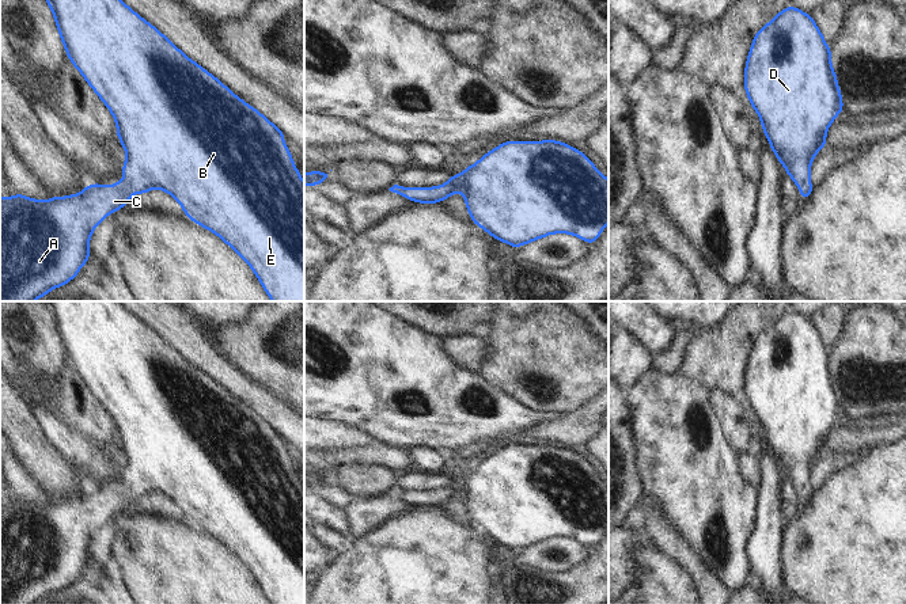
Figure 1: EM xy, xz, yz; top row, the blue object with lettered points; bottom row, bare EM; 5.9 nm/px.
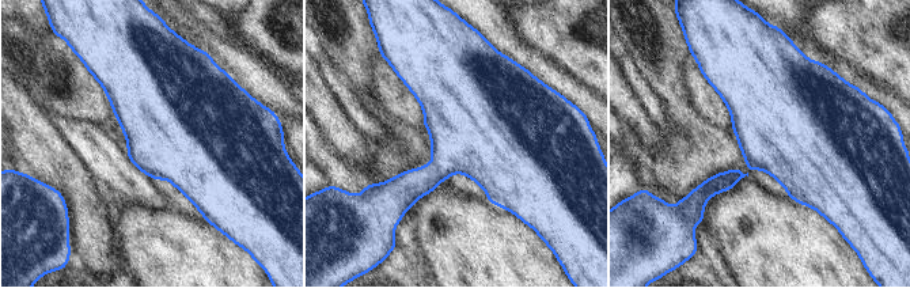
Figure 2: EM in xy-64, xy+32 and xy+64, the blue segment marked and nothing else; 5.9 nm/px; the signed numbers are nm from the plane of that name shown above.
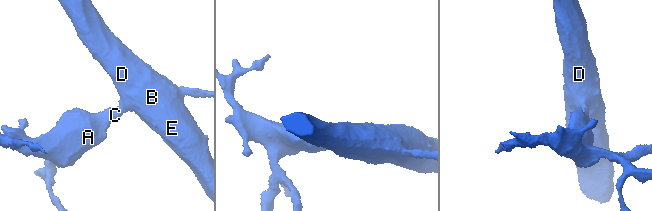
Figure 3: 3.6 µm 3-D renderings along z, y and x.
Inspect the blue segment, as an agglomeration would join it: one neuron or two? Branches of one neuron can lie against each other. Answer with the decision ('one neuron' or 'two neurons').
one neuron

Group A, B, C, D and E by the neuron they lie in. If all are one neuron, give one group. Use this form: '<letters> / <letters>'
A B C D E

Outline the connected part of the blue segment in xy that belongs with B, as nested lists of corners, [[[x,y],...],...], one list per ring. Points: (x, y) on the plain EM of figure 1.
[[[118,301],[43,303],[48,305],[54,319],[54,326],[58,331],[69,365],[80,375],[86,385],[113,418],[118,433],[117,440],[126,456],[126,466],[122,468],[124,483],[111,490],[92,487],[84,491],[80,498],[53,501],[49,505],[30,504],[22,498],[15,498],[11,502],[0,501],[0,604],[35,604],[43,601],[52,593],[69,586],[88,565],[88,546],[94,532],[111,516],[122,514],[122,510],[132,502],[134,494],[139,498],[147,498],[151,493],[160,493],[171,498],[181,508],[185,518],[192,525],[212,535],[236,555],[253,573],[272,604],[304,604],[304,486],[295,471],[289,453],[284,449],[285,438],[258,414],[232,398],[219,383],[186,361],[158,333],[139,320]]]

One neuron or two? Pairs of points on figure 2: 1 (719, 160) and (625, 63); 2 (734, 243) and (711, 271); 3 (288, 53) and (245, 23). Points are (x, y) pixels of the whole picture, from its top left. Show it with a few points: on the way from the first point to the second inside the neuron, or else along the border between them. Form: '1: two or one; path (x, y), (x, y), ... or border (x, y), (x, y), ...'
1: two; border (643, 76), (659, 97), (674, 125), (672, 131)
2: two; border (717, 246), (735, 273)
3: one; path (277, 42), (261, 26), (256, 26)

